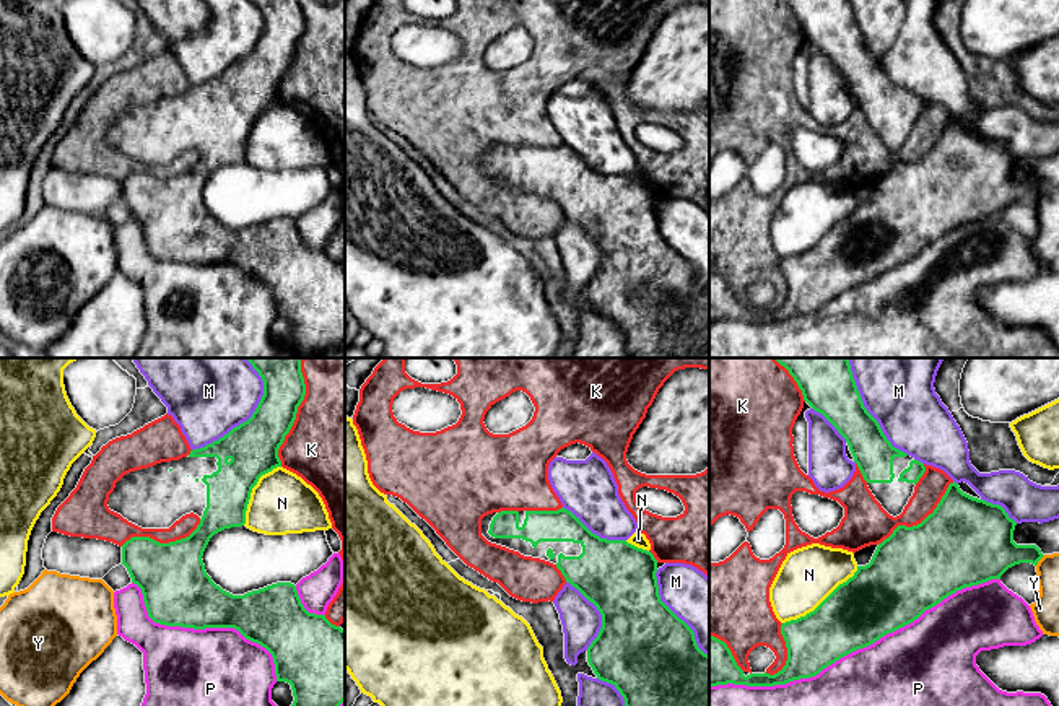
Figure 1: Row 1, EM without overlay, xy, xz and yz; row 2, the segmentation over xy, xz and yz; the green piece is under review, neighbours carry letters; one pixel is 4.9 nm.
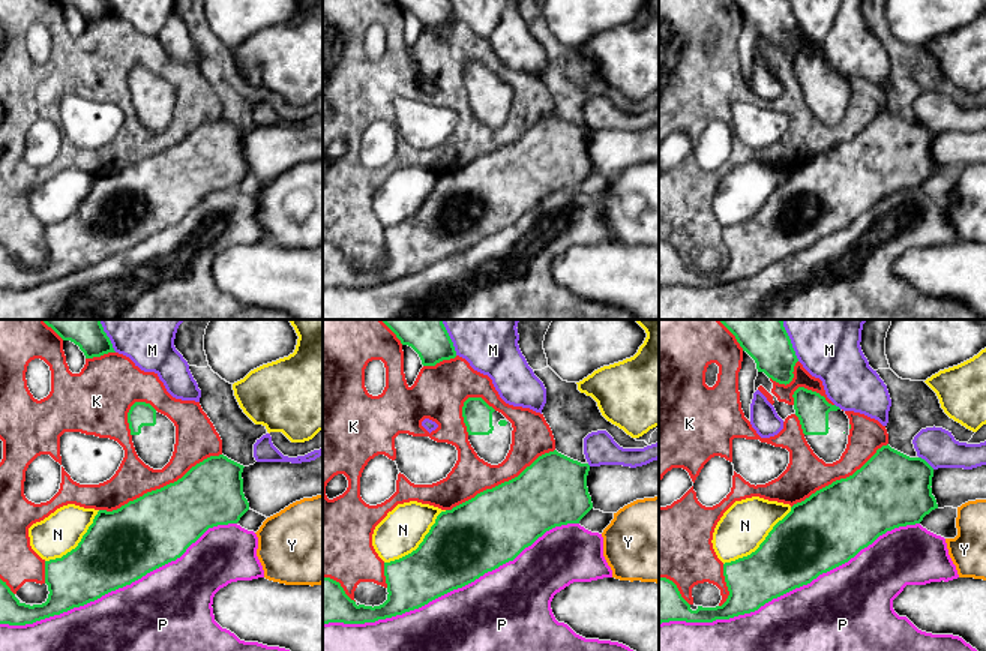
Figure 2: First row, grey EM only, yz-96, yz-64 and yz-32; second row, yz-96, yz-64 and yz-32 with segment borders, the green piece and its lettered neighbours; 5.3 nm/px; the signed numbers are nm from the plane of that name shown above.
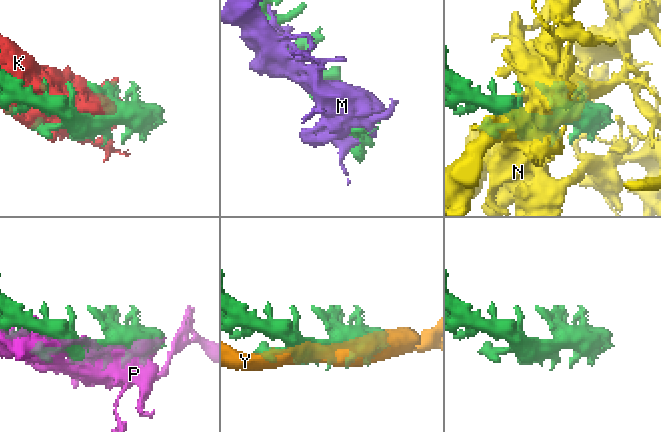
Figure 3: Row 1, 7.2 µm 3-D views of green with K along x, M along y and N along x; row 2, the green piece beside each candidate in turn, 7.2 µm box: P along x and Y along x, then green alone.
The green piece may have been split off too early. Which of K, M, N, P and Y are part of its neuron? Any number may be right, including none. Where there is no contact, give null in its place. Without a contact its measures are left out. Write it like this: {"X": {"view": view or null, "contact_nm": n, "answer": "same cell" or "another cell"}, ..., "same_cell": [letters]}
{"K": {"view": "xy", "contact_nm": 500, "answer": "another cell"}, "M": {"view": "xy", "contact_nm": 550, "answer": "another cell"}, "N": {"view": "yz", "contact_nm": 480, "answer": "another cell"}, "P": {"view": "yz", "contact_nm": 1500, "answer": "another cell"}, "Y": {"view": "yz", "contact_nm": 80, "answer": "another cell"}, "same_cell": []}

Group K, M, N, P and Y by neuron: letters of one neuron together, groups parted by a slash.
K / M P / N / Y

